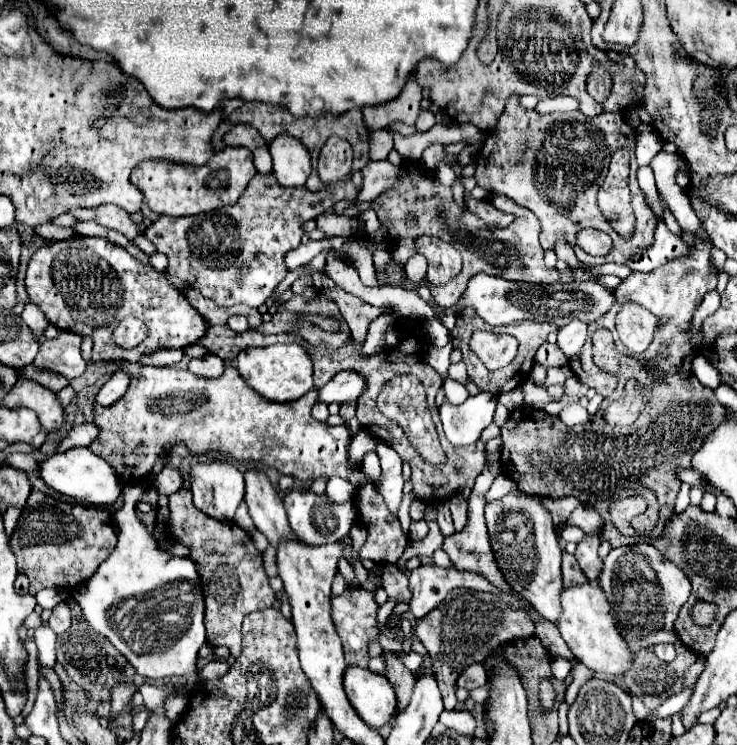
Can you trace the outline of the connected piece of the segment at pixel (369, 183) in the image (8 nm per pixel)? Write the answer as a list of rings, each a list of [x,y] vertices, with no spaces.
[[[387,159],[385,161],[369,161],[361,173],[363,173],[363,191],[359,195],[361,199],[355,201],[356,204],[373,201],[385,189],[393,187],[397,167],[391,165]]]

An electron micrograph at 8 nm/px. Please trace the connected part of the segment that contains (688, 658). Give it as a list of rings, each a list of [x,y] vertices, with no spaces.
[[[683,647],[683,653],[677,653],[677,659],[673,663],[665,663],[665,661],[657,659],[651,649],[643,649],[643,651],[637,653],[637,659],[633,659],[633,667],[623,675],[623,685],[629,691],[637,693],[643,699],[647,709],[655,711],[665,699],[683,691],[685,673],[695,663],[695,659],[697,659],[697,655],[689,647]]]

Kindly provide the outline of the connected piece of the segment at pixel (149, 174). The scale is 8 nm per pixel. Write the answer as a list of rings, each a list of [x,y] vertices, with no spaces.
[[[225,147],[223,151],[215,153],[209,163],[201,167],[193,167],[189,163],[173,163],[163,159],[149,159],[141,161],[133,173],[131,181],[141,189],[147,199],[151,211],[159,215],[197,215],[209,213],[223,205],[233,205],[245,191],[247,183],[257,173],[253,165],[253,153],[247,147]]]

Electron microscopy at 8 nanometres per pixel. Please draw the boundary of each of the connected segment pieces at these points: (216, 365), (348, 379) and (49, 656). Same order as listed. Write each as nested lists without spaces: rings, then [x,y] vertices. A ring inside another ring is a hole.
[[[211,353],[189,361],[189,371],[195,375],[201,375],[201,377],[219,377],[223,373],[223,369],[225,369],[223,359],[217,355],[211,355]]]
[[[339,371],[327,385],[319,389],[319,401],[323,403],[355,403],[365,391],[365,377],[357,371]]]
[[[43,623],[35,629],[35,641],[39,649],[39,663],[43,667],[53,669],[55,667],[55,633]]]

